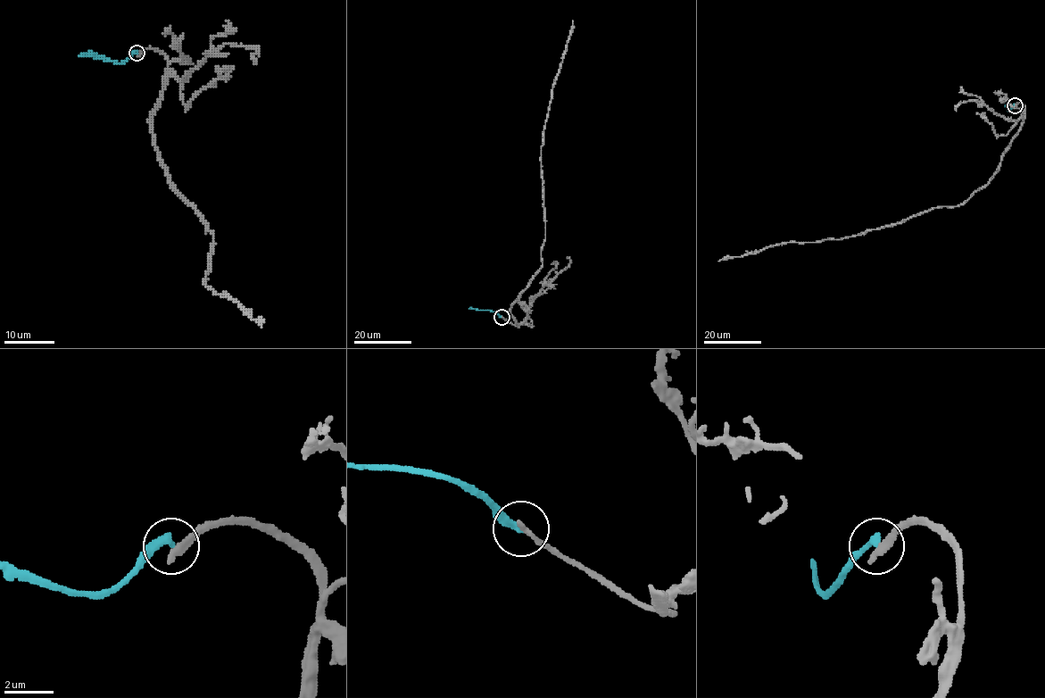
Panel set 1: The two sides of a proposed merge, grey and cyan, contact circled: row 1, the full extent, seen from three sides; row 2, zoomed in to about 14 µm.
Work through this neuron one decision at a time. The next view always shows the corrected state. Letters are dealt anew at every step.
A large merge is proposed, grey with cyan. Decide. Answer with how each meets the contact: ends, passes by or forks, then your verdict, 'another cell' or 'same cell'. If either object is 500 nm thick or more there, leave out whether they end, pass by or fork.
grey ends | cyan ends | another cell

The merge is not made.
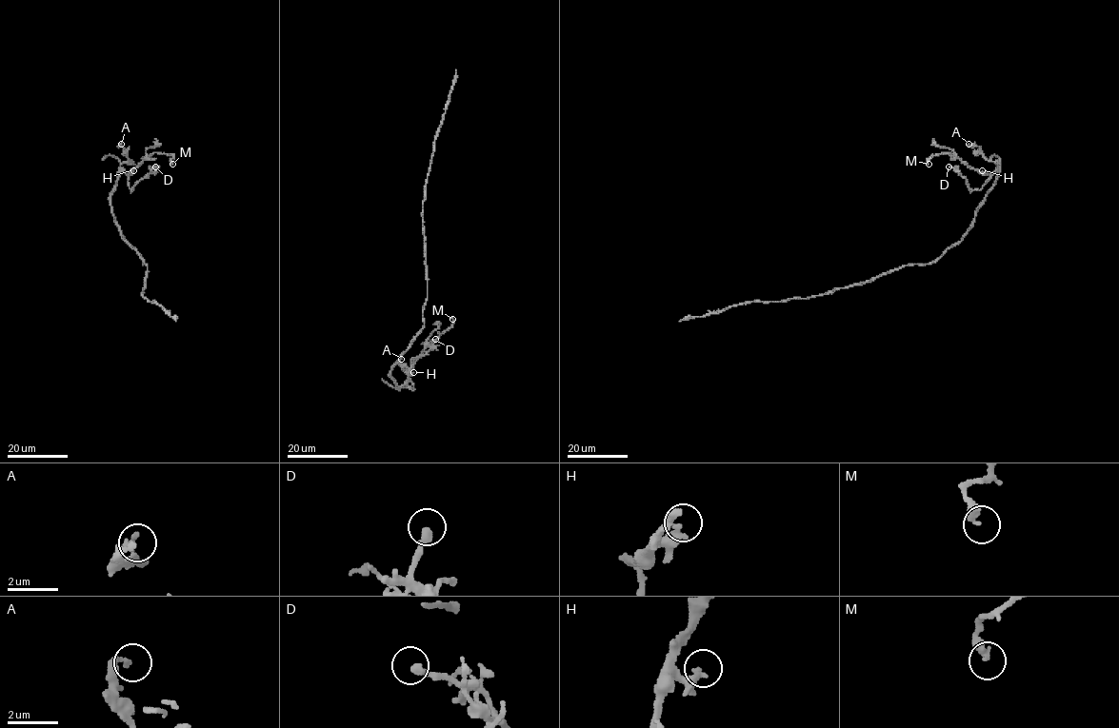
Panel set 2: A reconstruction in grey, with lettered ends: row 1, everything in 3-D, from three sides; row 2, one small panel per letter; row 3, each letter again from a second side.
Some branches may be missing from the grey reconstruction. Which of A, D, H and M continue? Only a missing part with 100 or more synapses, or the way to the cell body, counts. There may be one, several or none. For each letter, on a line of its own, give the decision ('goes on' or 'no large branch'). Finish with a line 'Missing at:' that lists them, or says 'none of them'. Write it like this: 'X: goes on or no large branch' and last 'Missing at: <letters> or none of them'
A: no large branch
D: no large branch
H: no large branch
M: no large branch
Missing at: none of them

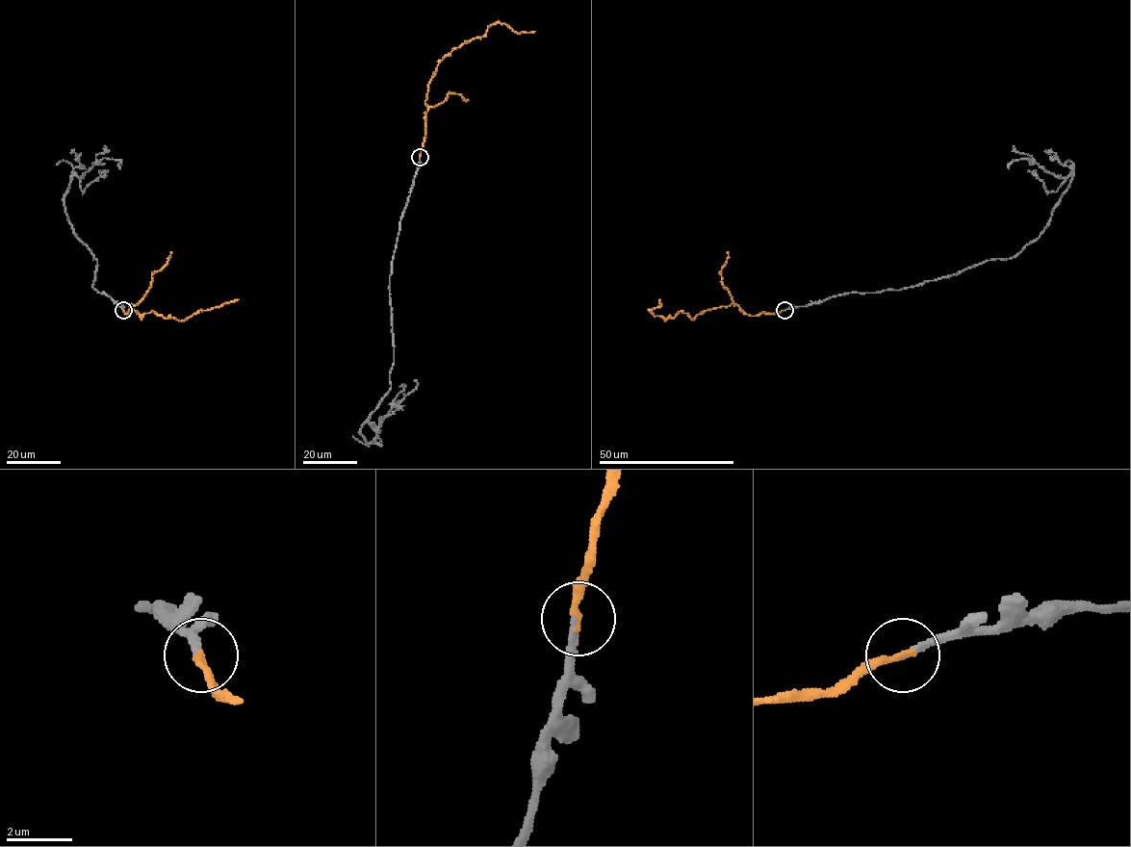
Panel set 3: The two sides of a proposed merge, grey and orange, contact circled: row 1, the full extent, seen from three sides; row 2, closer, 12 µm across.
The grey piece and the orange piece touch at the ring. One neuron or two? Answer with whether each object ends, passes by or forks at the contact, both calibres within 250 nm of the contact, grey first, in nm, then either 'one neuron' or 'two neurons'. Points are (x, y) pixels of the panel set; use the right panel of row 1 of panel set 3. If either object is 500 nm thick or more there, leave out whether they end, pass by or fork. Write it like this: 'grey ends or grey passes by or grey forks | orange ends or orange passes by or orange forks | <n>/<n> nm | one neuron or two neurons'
grey ends | orange ends | 200/220 nm | one neuron

